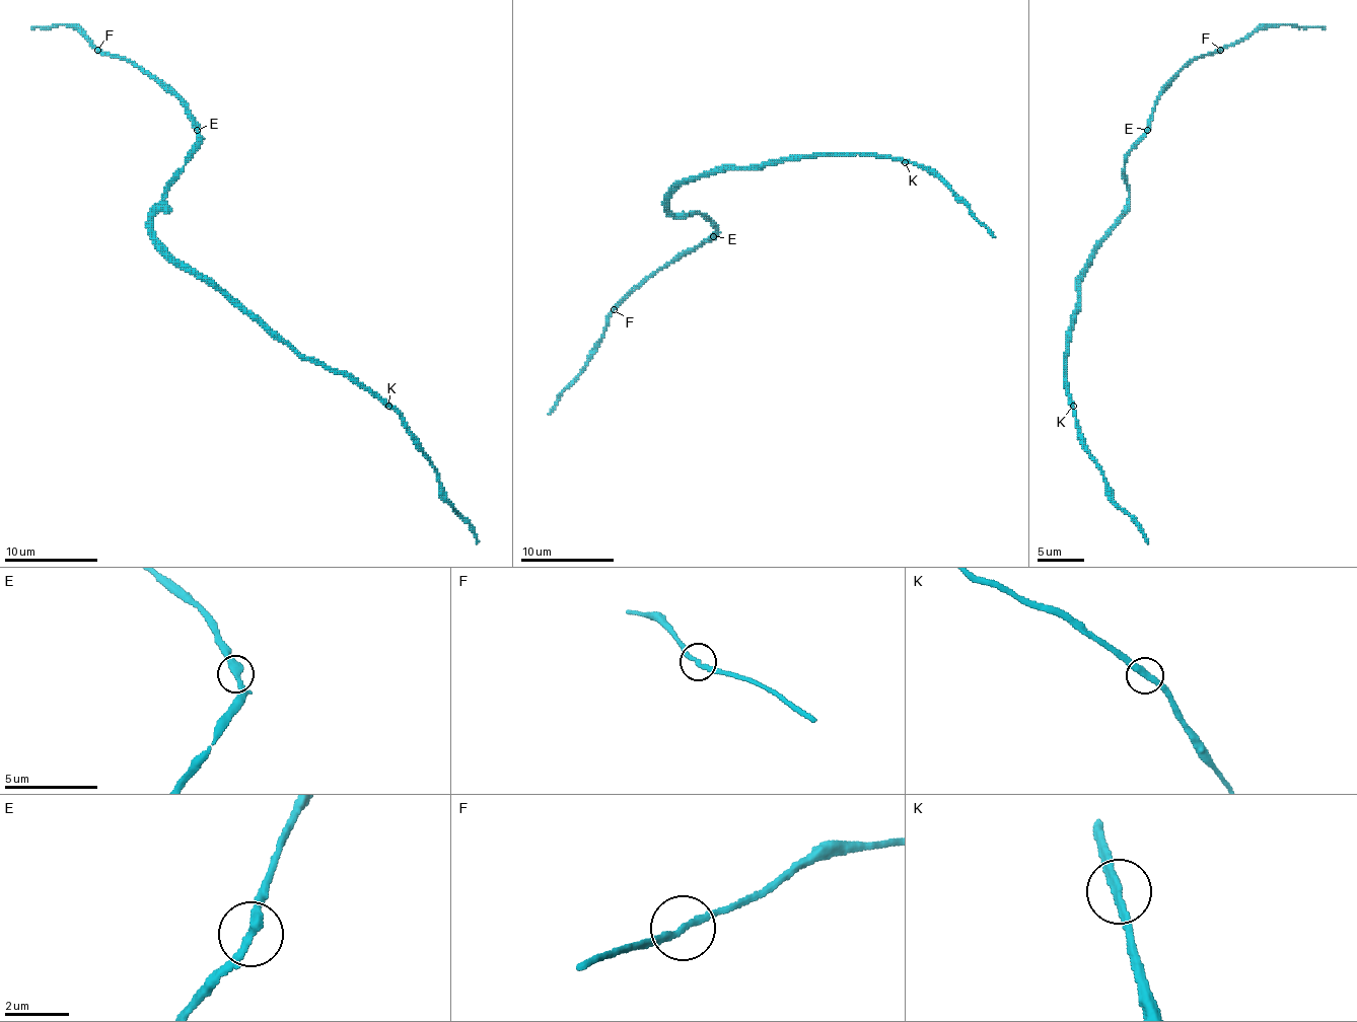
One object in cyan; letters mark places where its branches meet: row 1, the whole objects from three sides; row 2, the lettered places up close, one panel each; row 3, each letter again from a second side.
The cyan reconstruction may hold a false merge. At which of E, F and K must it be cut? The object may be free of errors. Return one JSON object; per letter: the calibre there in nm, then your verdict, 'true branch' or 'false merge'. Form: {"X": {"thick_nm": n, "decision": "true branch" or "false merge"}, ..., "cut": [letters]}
{"E": {"thick_nm": 300, "decision": "true branch"}, "F": {"thick_nm": 180, "decision": "true branch"}, "K": {"thick_nm": 260, "decision": "true branch"}, "cut": []}

